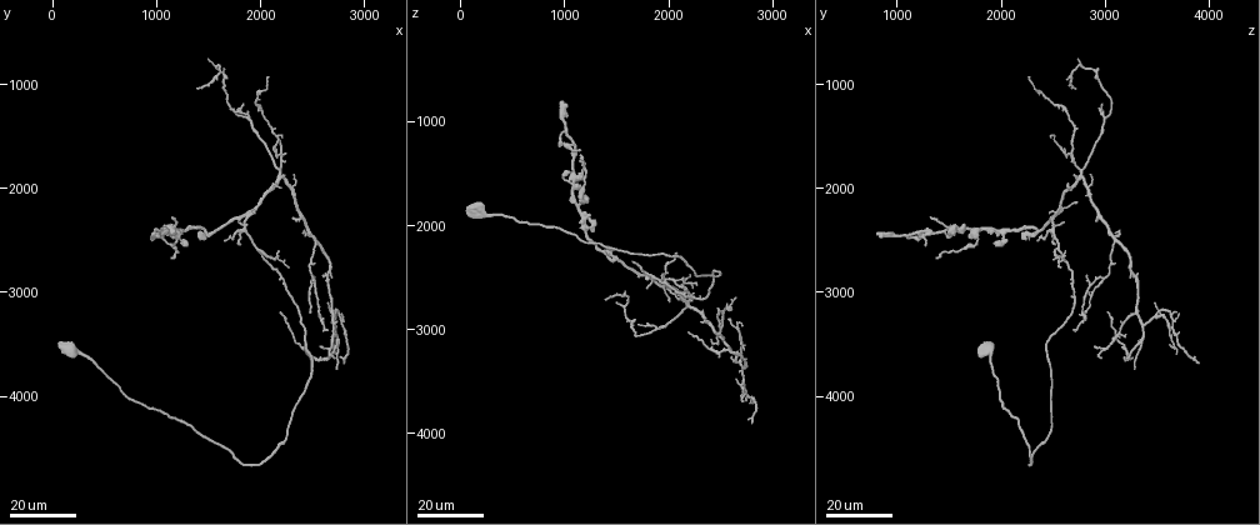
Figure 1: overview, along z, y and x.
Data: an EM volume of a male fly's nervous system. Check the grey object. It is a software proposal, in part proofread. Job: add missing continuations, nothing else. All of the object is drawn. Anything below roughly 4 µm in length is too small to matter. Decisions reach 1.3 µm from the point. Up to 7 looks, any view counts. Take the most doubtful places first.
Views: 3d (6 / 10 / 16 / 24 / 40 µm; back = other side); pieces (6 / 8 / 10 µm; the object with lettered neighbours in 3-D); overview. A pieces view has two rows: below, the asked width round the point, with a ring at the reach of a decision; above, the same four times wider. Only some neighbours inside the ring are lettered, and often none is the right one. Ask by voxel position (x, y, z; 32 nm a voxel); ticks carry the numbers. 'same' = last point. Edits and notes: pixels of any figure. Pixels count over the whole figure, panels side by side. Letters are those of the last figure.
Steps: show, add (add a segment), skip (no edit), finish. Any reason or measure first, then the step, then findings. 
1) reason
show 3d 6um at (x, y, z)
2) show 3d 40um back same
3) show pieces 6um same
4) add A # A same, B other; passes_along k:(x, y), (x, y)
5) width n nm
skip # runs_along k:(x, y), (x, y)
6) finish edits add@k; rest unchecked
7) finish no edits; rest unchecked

end of a long branch
show 3d 16um at (2820, 3700, 3880)

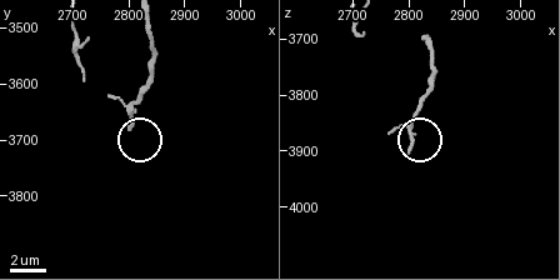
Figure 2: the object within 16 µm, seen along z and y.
see the neighbours
show pieces 10um at (2800, 3680, 3900)

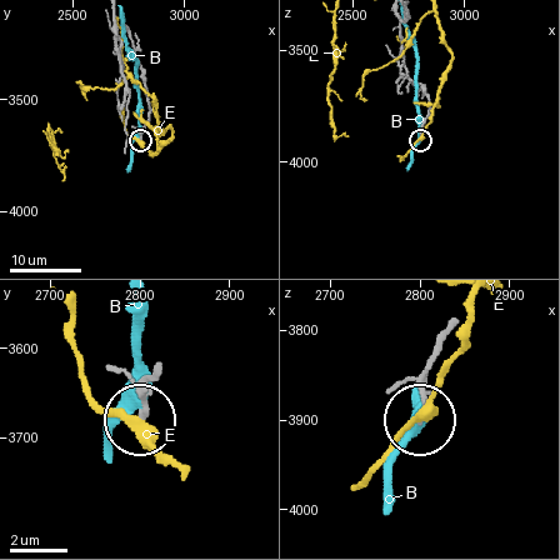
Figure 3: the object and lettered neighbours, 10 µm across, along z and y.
width 170 nm
skip # B other, E other; runs_along 3:(131, 38), (149, 106), (140, 139); no lettered segment goes on from it

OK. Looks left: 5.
thin end
show 3d 16um at (2700, 3720, 3300)

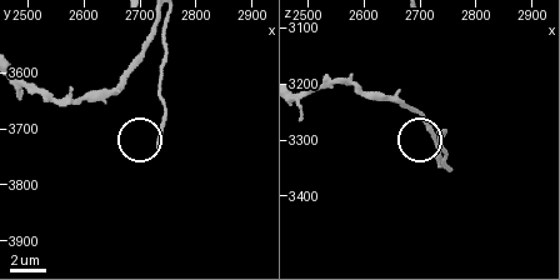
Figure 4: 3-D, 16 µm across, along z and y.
see the neighbours
show pieces 6um at (2730, 3740, 3280)

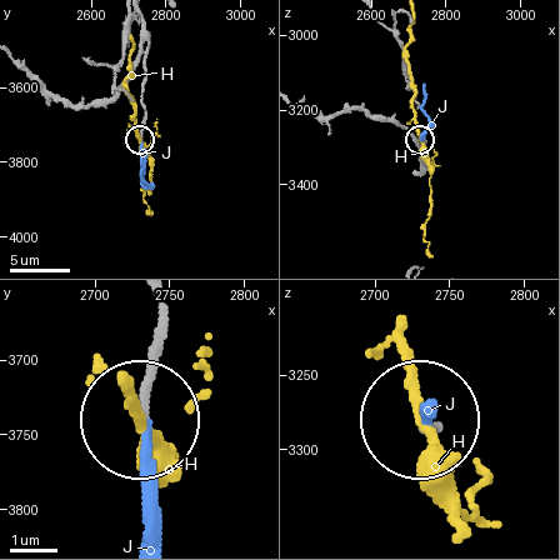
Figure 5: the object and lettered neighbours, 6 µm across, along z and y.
add J # H other, J same; passes_along 5:(159, 303), (164, 339), (139, 426), (139, 530); the cell continues

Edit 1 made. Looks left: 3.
show overview

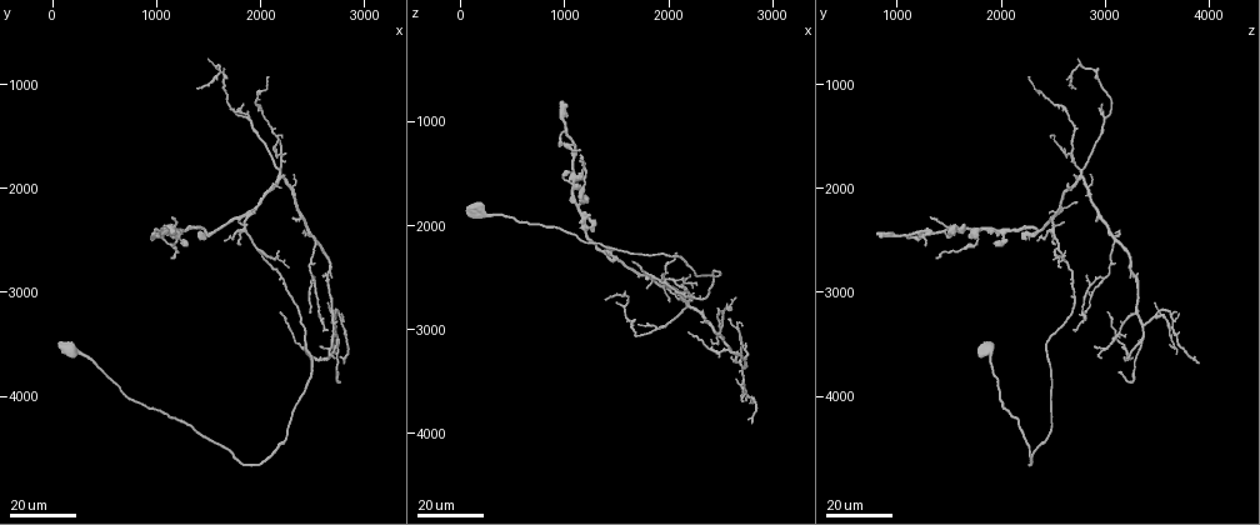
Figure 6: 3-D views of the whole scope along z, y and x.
tapers out
show 3d 24um at (2740, 3780, 3140)

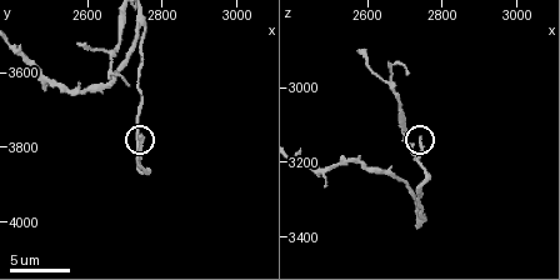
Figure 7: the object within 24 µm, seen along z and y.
see the neighbours
show pieces 6um at (2740, 3770, 3140)

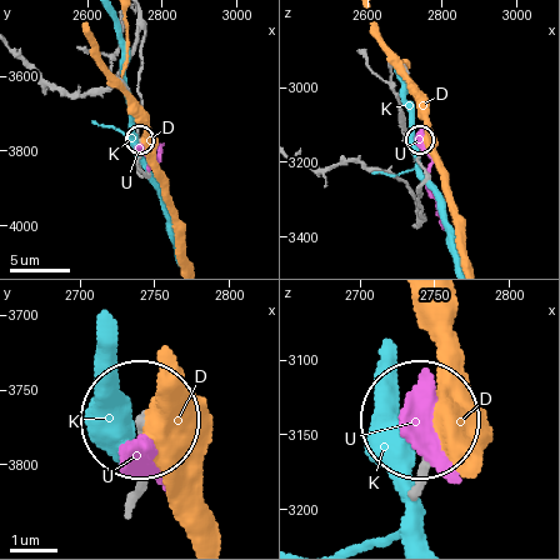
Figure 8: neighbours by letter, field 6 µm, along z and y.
skip # D other, K other, U other; no lettered segment goes on from it

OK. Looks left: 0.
finish edits add@5; rest unchecked

